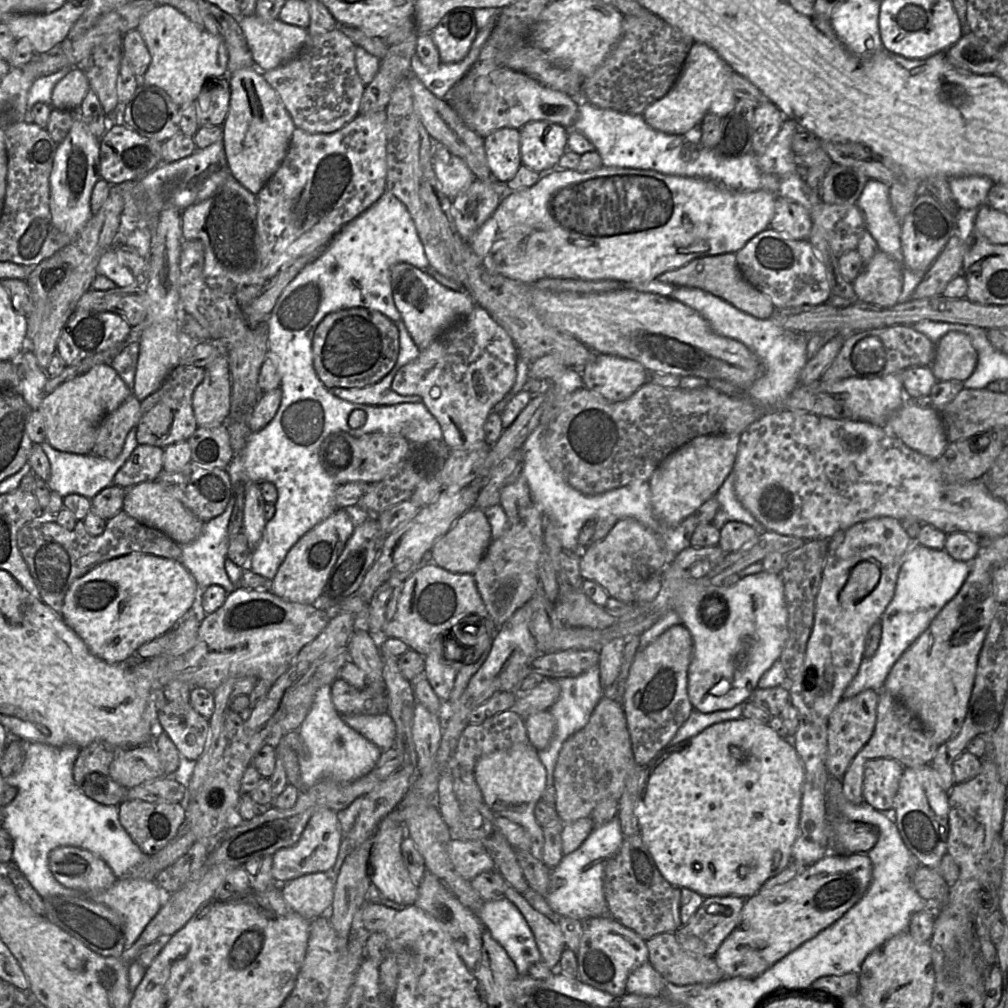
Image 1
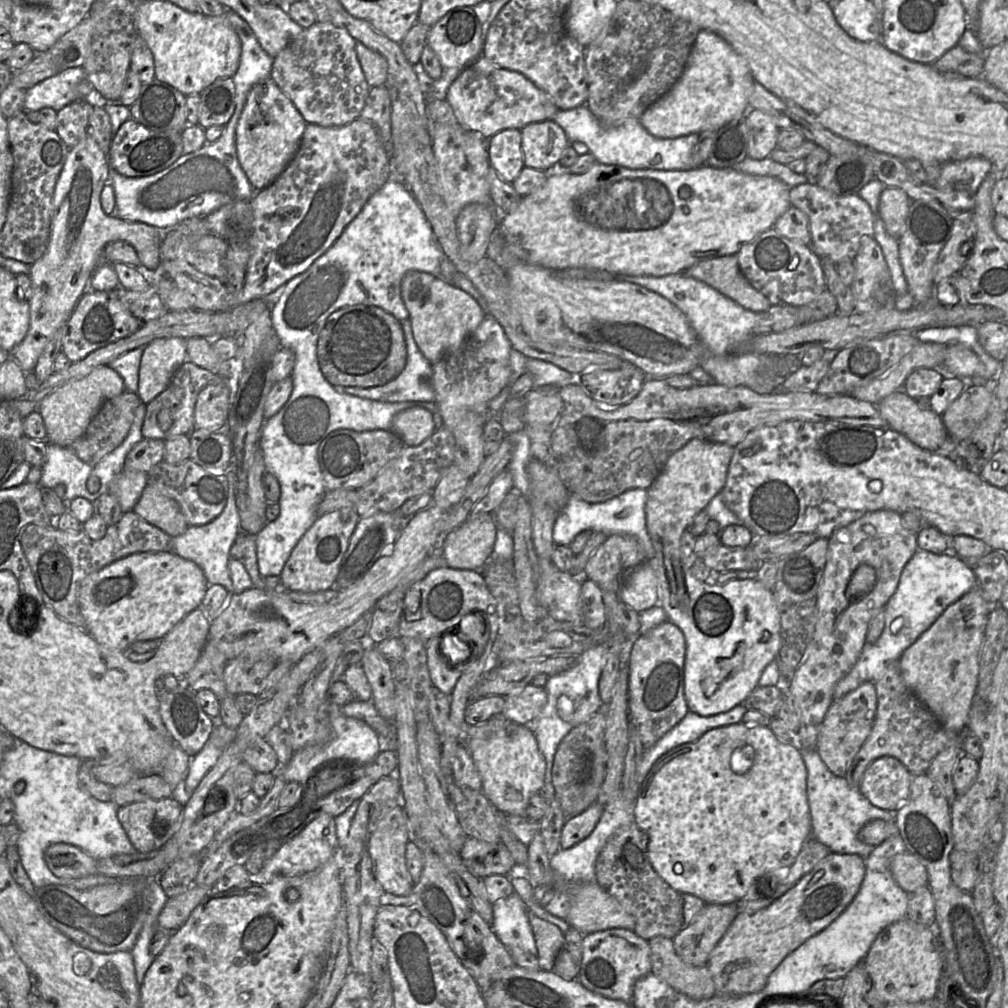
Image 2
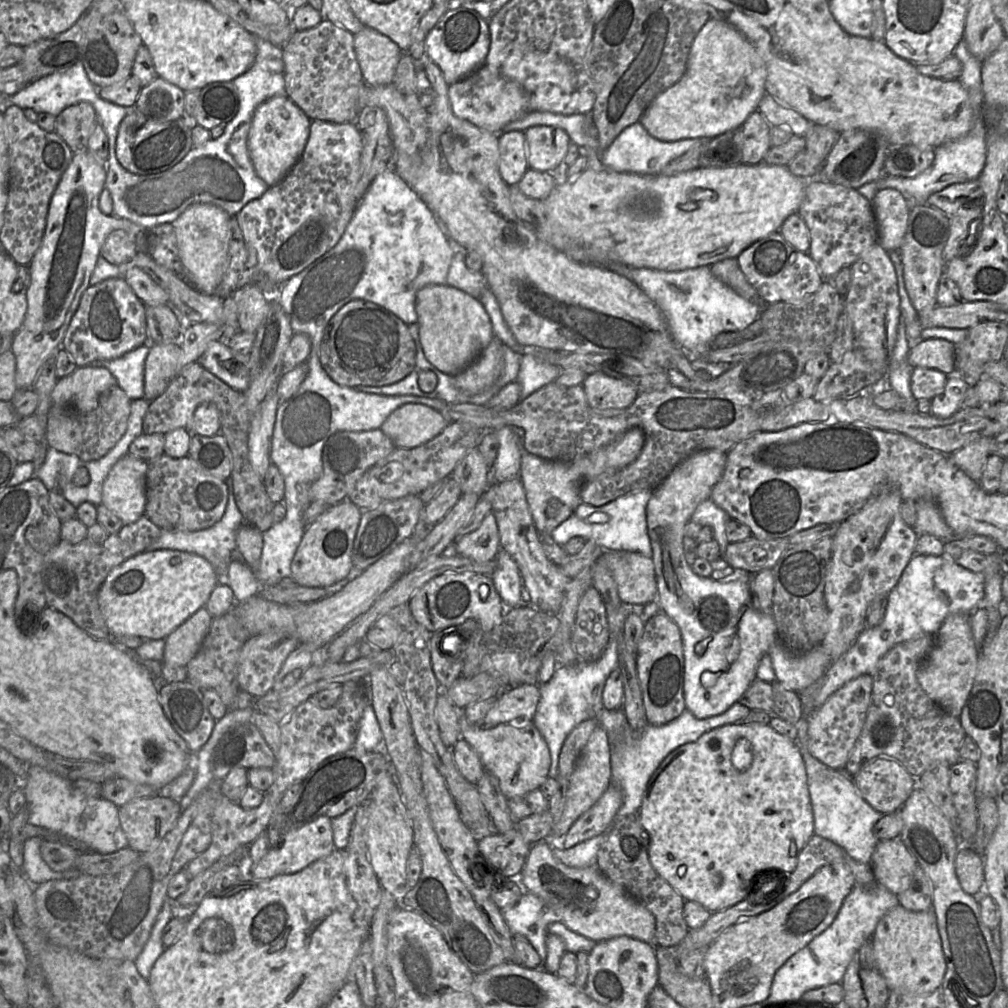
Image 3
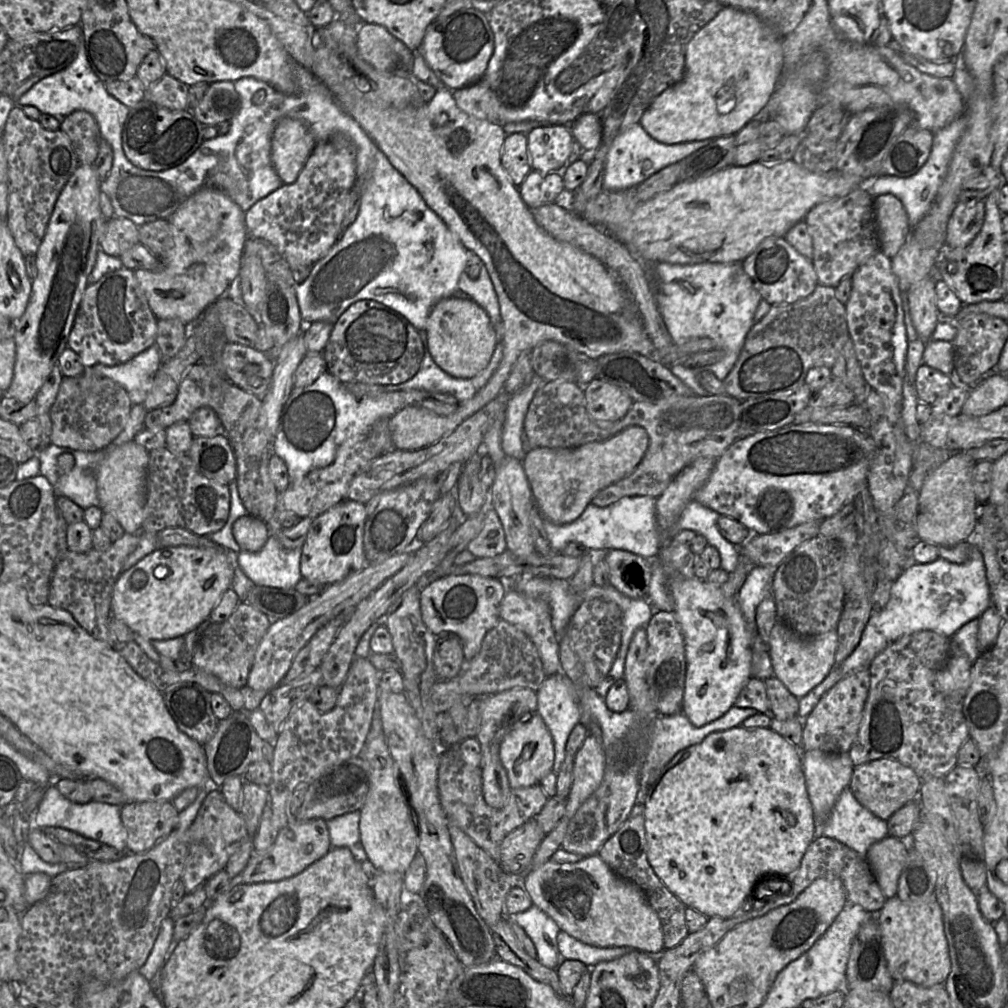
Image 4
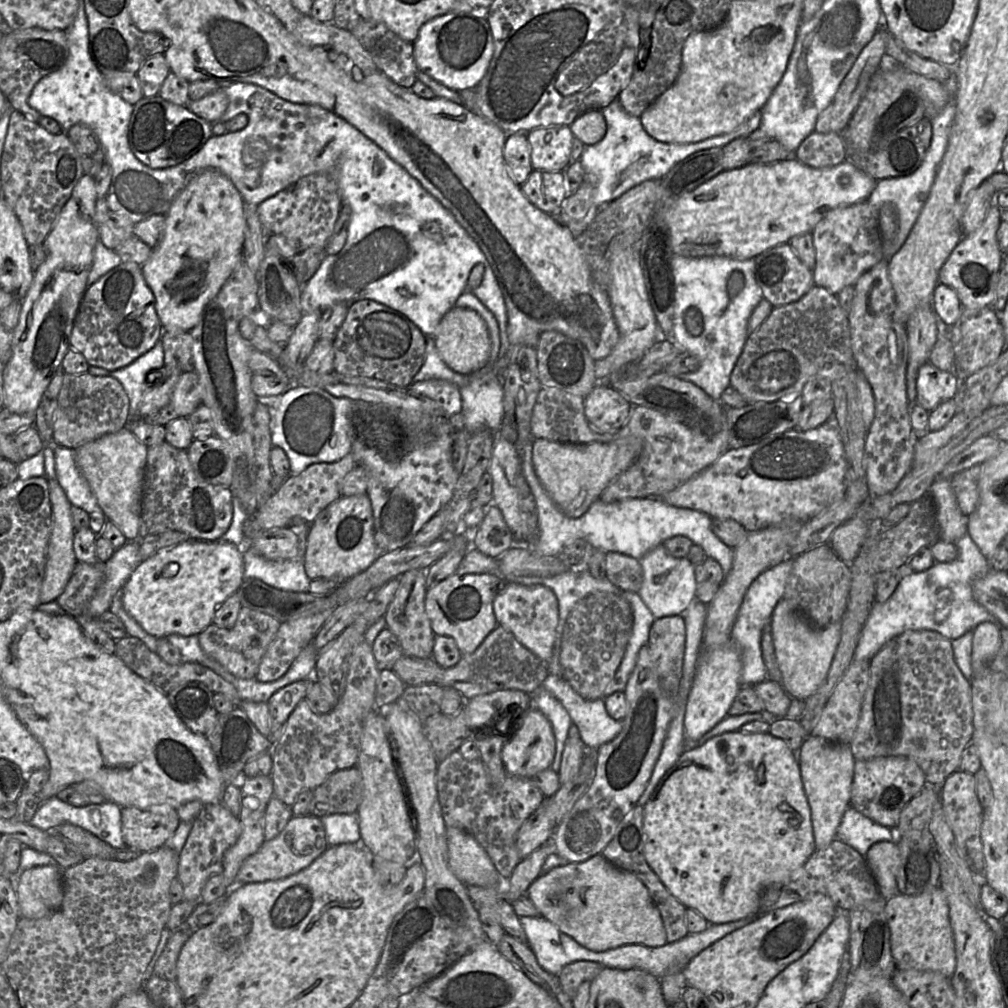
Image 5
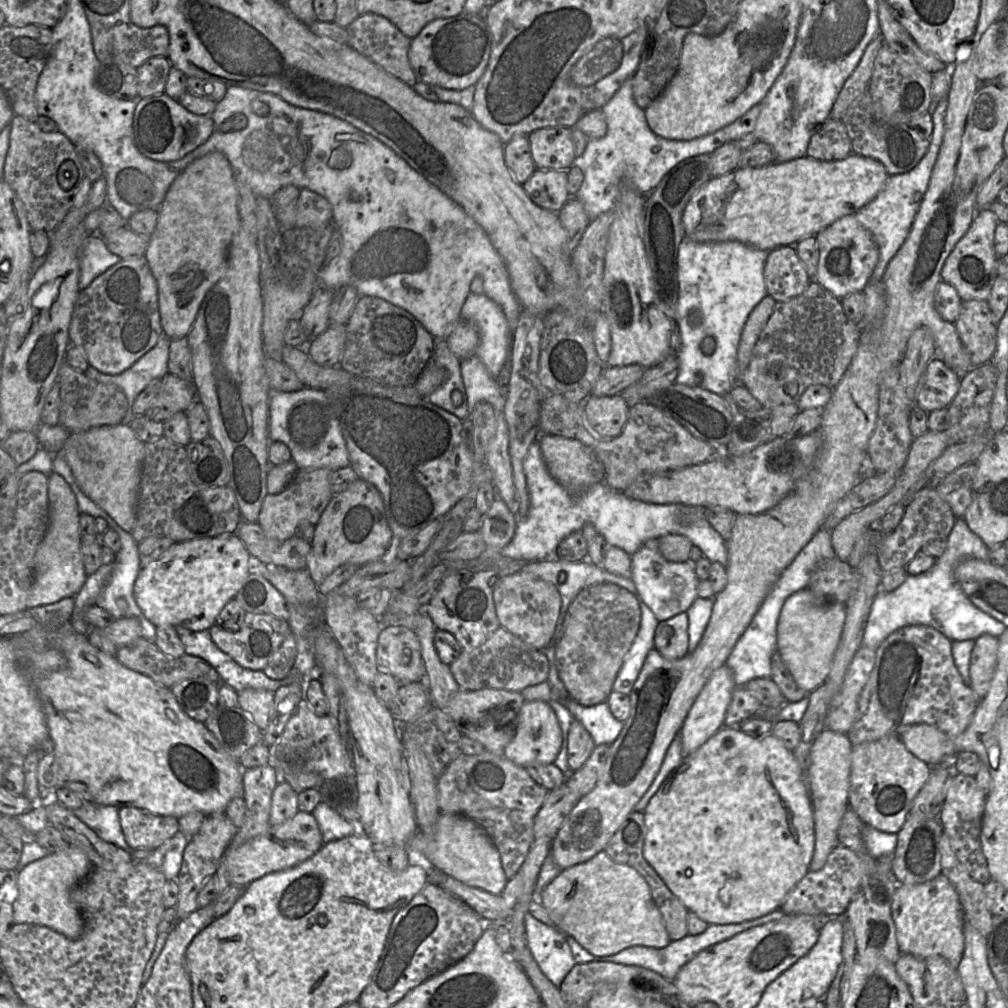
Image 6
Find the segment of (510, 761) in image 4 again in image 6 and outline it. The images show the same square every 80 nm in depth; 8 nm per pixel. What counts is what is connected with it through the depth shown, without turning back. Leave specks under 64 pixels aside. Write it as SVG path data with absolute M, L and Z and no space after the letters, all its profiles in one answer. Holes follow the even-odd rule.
M525 701L515 715L515 711L512 718L510 714L514 736L505 746L503 756L524 768L533 762L553 763L562 744L562 730L553 708L546 701Z

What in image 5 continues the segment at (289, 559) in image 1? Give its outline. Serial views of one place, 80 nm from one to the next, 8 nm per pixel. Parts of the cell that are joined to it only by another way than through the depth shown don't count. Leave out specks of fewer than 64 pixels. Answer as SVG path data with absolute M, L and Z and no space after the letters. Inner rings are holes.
M364 493L339 497L315 518L308 531L303 565L310 580L330 577L341 577L346 580L367 569L379 556L374 540L371 502L367 493Z

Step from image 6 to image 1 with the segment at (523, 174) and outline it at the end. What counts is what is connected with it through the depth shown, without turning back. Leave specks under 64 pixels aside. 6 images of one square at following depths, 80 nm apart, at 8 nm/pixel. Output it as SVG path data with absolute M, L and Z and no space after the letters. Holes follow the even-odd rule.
M498 129L484 138L487 162L495 177L504 183L511 180L521 166L520 131Z

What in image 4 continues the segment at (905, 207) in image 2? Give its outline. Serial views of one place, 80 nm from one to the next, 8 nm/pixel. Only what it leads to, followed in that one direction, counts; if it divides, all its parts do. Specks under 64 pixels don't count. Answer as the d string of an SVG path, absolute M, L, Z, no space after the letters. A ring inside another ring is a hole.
M892 194L874 199L875 222L881 251L892 259L905 244L909 235L909 222L901 201Z

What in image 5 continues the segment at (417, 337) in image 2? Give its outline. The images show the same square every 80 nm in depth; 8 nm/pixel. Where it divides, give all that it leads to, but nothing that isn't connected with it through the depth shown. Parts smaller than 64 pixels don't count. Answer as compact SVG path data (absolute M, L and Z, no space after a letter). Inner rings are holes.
M455 305L443 316L433 338L441 359L456 373L469 375L490 364L491 341L487 324L474 310Z

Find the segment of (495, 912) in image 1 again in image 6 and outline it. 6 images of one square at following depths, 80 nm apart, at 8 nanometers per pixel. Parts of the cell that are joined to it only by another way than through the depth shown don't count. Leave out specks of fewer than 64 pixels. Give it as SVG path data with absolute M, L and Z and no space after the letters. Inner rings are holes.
M530 913L525 914L527 945L543 974L560 988L566 975L577 964L566 936Z

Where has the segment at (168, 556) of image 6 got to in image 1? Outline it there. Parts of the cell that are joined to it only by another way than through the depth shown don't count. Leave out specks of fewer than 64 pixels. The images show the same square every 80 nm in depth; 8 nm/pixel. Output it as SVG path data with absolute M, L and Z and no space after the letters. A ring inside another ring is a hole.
M131 553L106 561L75 580L65 596L61 617L64 622L85 642L93 655L109 664L120 663L135 654L136 650L143 644L146 644L147 642L174 629L178 622L180 622L192 608L198 592L199 586L195 578L181 562L151 554Z

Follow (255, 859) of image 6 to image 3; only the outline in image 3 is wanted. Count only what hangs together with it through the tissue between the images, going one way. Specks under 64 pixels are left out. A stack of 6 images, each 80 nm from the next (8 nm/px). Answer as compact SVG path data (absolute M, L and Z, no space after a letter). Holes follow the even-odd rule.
M320 816L301 828L288 832L278 846L270 849L260 861L248 869L248 876L252 880L269 880L279 875L295 874L330 855L334 850L331 819Z

